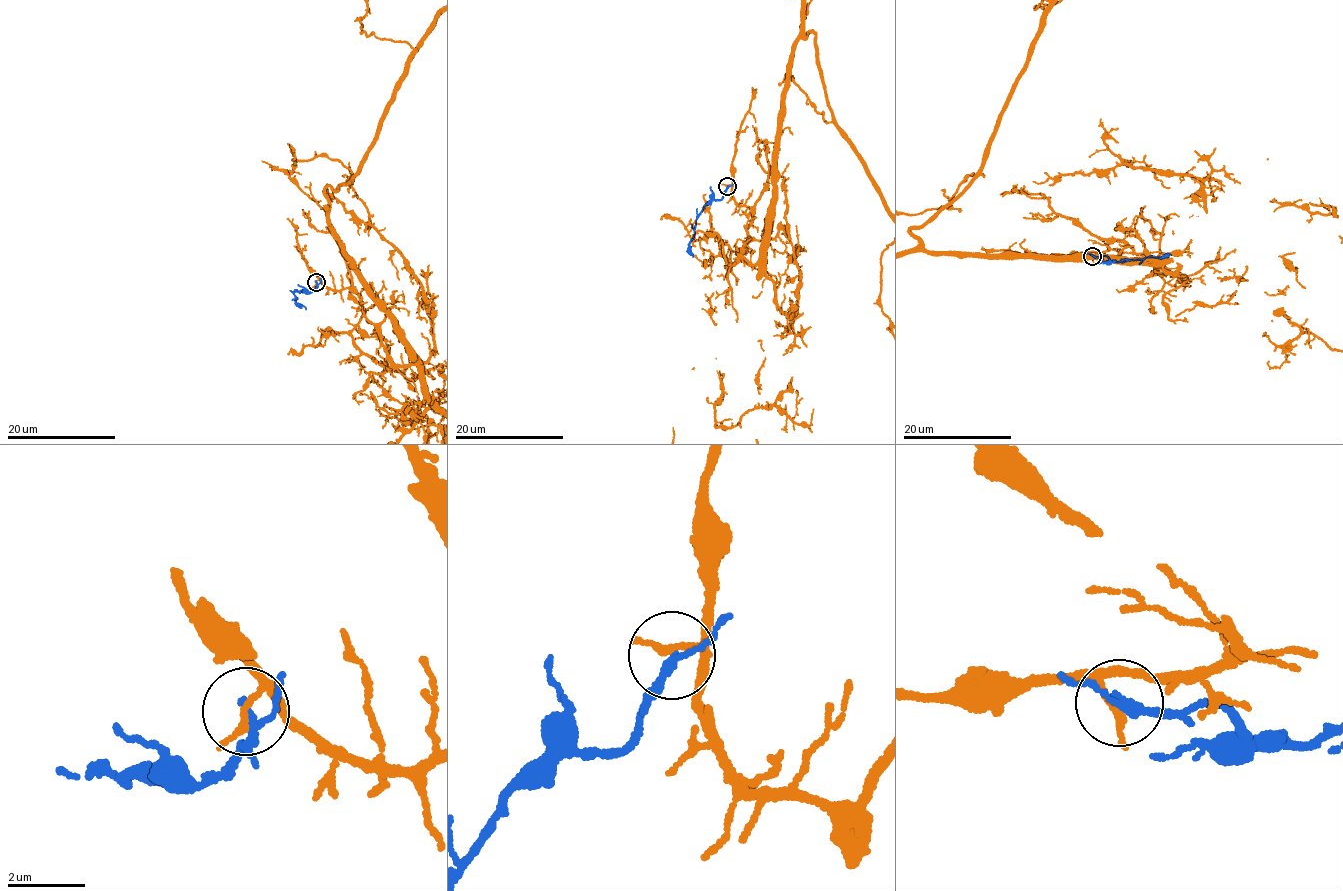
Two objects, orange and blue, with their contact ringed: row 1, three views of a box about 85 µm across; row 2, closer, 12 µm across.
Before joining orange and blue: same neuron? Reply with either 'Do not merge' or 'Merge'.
Do not merge

